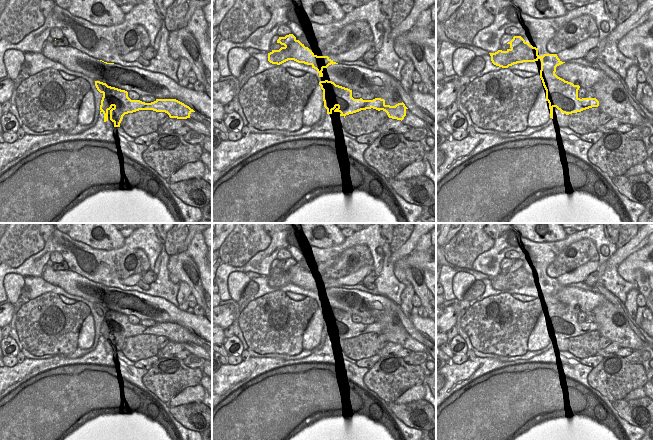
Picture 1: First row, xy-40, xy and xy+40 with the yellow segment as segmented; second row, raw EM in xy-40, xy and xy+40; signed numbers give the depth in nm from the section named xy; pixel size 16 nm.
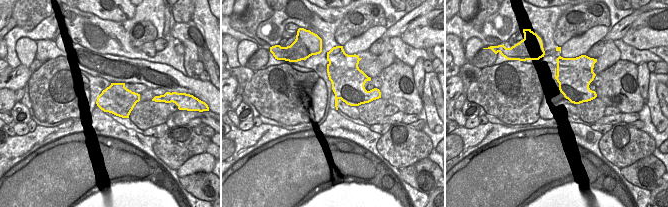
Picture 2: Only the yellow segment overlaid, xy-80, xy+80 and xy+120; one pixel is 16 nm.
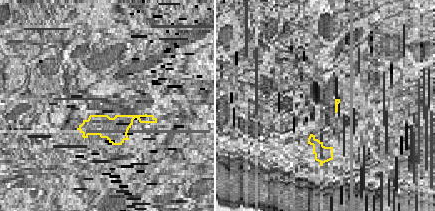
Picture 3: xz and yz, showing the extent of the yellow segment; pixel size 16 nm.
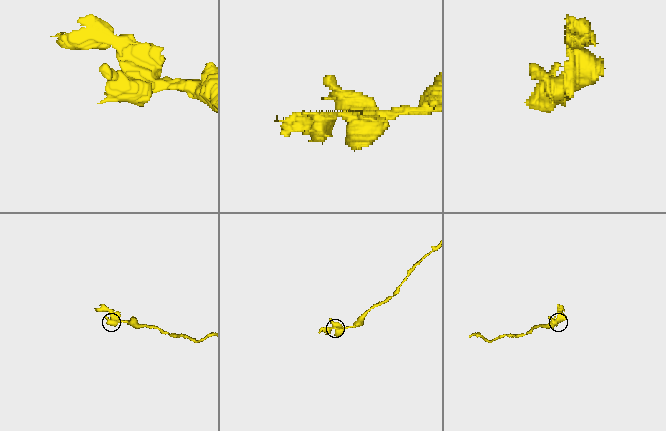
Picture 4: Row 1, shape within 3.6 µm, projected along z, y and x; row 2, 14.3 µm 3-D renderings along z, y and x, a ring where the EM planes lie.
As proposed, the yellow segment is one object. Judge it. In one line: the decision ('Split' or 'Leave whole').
Leave whole.

